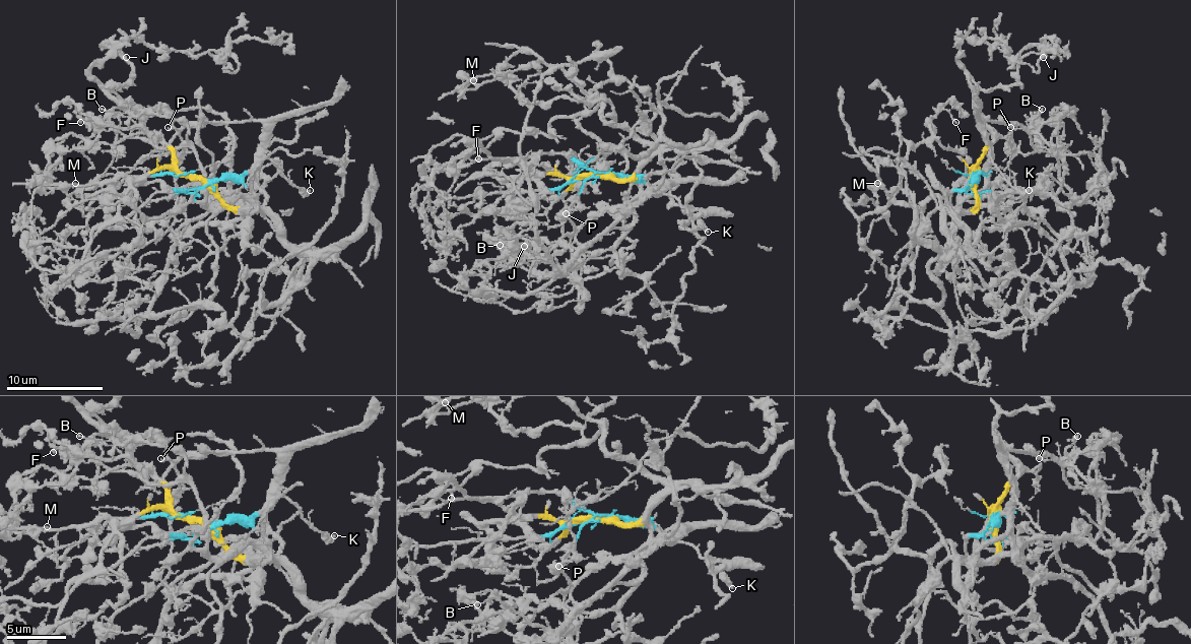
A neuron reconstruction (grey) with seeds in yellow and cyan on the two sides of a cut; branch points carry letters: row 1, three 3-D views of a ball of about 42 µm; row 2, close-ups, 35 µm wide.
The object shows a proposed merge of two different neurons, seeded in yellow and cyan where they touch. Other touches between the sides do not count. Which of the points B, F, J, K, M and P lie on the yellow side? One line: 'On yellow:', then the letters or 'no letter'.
On yellow: F, J, M

